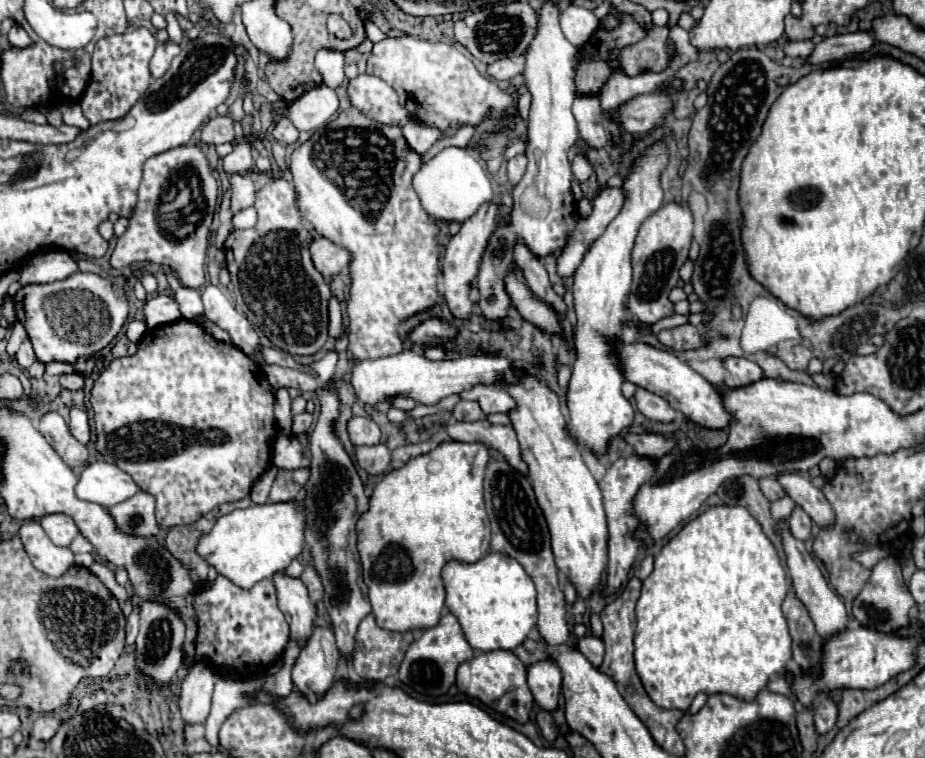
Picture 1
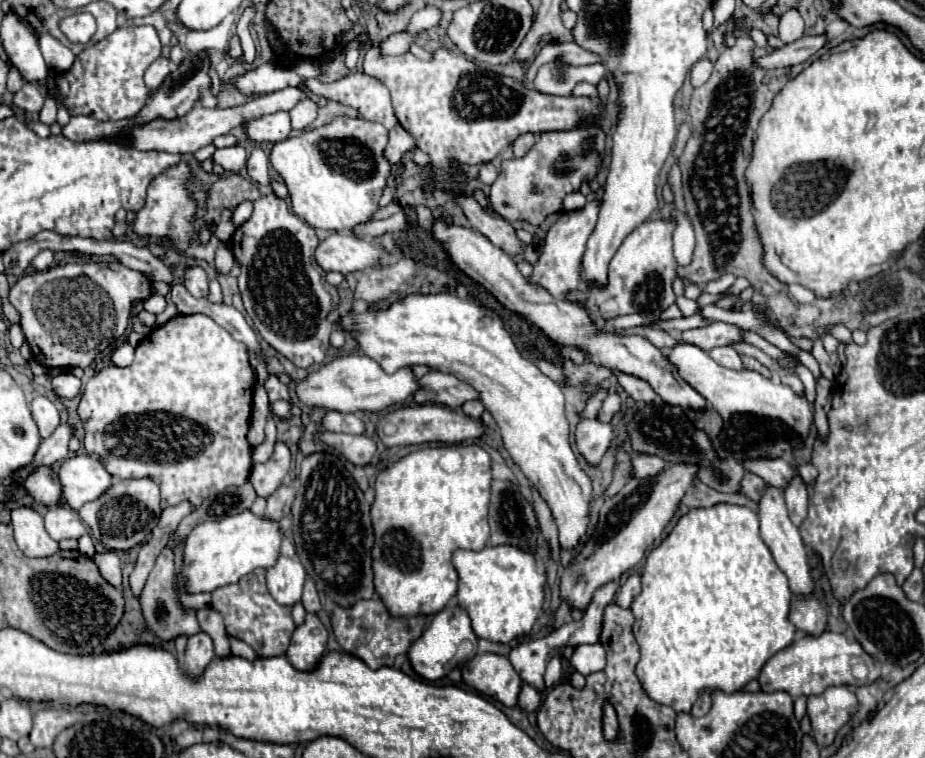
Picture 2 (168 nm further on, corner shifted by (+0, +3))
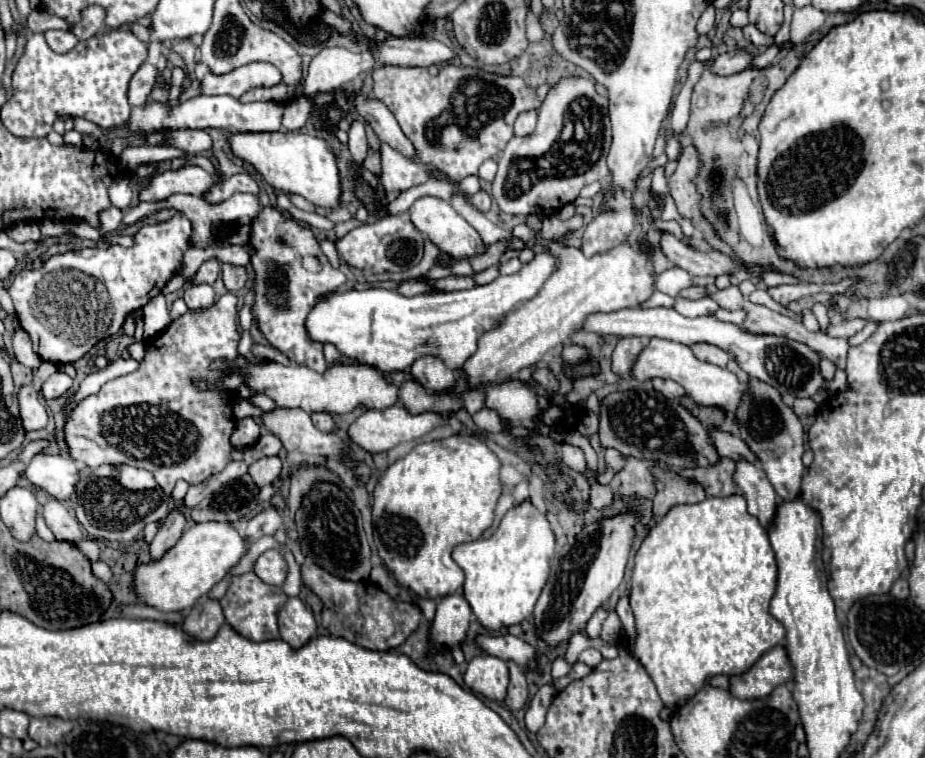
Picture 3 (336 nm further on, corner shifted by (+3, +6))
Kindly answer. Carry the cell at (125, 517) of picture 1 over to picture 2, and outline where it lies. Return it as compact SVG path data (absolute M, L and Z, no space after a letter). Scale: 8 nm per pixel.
M152 478L114 480L100 498L84 504L78 514L88 524L94 542L100 542L110 550L130 550L138 544L144 544L152 528L158 524L162 514L160 492Z

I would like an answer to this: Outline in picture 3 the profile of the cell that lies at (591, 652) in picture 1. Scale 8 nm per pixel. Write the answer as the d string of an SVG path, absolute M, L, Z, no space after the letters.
M585 649L581 655L579 655L579 661L581 663L585 663L585 665L589 665L589 667L595 667L597 663L601 663L601 653L597 651L597 649Z

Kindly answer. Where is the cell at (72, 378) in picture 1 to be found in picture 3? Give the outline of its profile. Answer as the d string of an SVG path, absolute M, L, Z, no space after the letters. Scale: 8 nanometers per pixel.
M63 371L53 373L41 387L41 393L45 399L57 399L61 395L65 395L73 385L73 379L69 375L65 375Z

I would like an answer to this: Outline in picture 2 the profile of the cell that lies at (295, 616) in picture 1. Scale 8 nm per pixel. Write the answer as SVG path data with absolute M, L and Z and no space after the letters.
M280 556L272 568L266 570L266 584L272 598L284 606L294 606L302 598L306 570L300 562Z

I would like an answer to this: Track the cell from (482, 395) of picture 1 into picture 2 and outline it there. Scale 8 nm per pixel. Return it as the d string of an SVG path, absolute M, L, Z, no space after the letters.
M430 370L426 376L422 376L420 390L414 394L416 404L434 402L448 408L462 406L466 400L474 398L478 398L478 392L470 384L458 380L452 374L442 374L440 370Z

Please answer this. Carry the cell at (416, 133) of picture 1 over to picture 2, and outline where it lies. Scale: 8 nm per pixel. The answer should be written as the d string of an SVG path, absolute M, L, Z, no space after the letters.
M396 126L396 128L390 130L390 140L388 140L386 148L384 148L384 158L388 158L392 164L396 164L414 146L416 146L414 138L402 126Z

